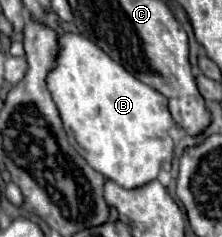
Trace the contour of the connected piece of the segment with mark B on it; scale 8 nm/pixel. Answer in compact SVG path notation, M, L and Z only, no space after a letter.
M62 34L60 36L62 52L56 60L56 68L48 74L48 90L60 110L64 128L70 130L70 142L78 154L104 178L114 180L122 188L140 188L158 178L160 170L170 170L174 140L170 128L174 126L172 114L168 110L168 100L142 84L138 78L128 74L118 62L104 54L96 44L80 34Z

